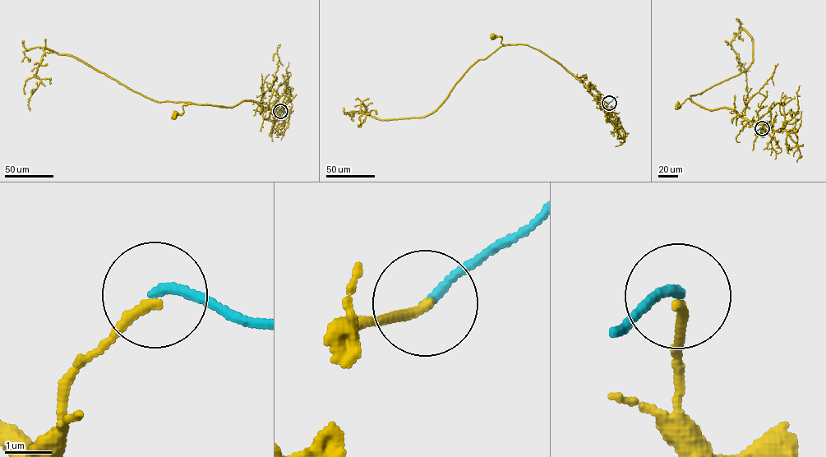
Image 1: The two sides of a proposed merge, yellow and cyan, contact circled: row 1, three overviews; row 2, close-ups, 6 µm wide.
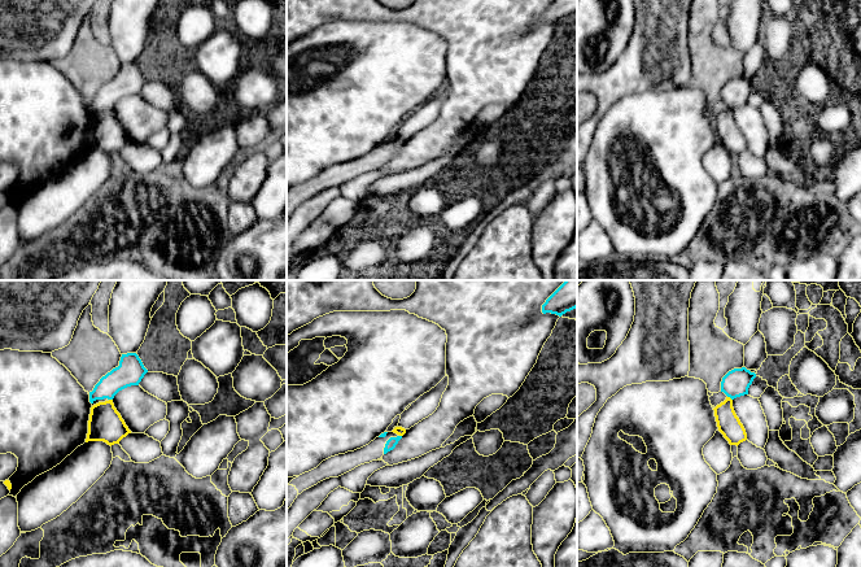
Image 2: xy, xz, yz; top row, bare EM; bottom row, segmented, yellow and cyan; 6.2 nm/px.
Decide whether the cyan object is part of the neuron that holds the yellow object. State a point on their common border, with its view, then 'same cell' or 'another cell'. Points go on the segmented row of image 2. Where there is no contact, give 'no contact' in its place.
contact yz (730, 398); another cell

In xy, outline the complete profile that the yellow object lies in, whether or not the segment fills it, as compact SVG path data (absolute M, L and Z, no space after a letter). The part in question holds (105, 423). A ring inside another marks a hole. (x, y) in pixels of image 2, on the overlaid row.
M113 400L99 402L91 407L88 420L88 441L104 441L108 445L119 444L131 431L114 407Z

